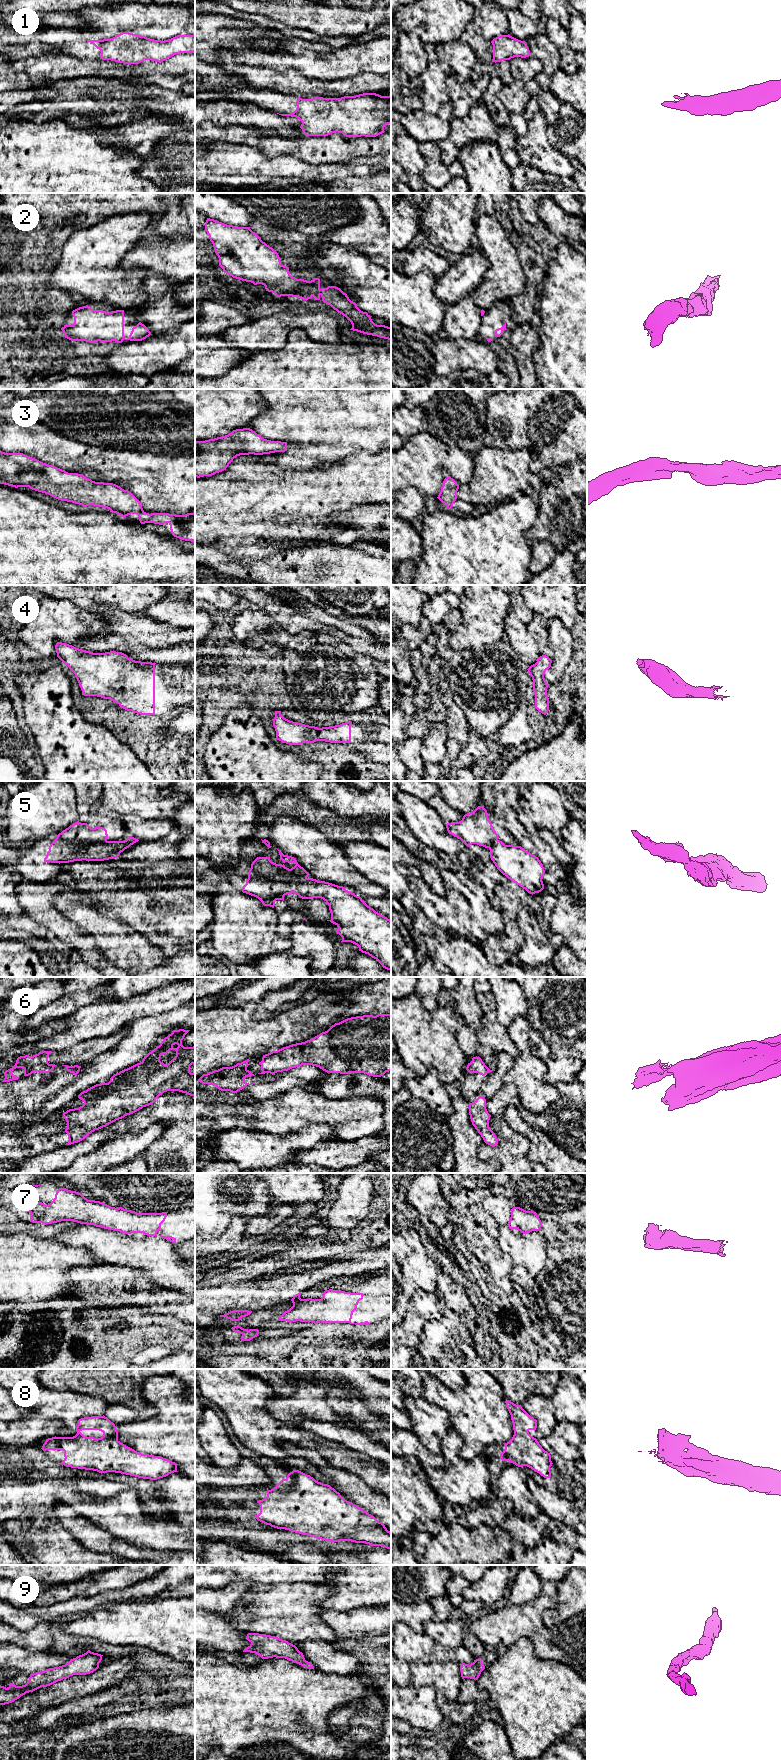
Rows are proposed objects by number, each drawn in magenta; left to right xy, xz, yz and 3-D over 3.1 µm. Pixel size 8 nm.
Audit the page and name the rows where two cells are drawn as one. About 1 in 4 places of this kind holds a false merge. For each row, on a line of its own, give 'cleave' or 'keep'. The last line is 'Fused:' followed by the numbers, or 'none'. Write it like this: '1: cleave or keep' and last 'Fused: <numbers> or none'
1: keep
2: keep
3: keep
4: keep
5: cleave
6: cleave
7: keep
8: keep
9: keep
Fused: 5, 6

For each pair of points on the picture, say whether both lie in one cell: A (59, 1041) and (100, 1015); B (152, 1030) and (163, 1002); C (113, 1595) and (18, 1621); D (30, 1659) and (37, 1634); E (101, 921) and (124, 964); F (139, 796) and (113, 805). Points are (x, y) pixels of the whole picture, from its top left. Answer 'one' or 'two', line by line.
A: one
B: two
C: one
D: two
E: one
F: one

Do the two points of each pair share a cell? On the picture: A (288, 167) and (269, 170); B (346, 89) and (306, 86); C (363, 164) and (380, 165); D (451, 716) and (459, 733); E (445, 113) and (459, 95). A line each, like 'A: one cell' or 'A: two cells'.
A: one cell
B: one cell
C: one cell
D: one cell
E: two cells

